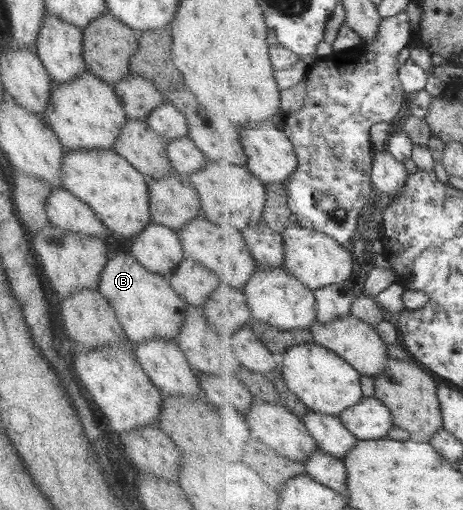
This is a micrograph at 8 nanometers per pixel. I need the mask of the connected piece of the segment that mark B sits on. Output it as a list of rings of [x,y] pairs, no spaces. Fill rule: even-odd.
[[[117,253],[107,259],[97,281],[97,291],[113,308],[123,333],[132,343],[149,339],[173,340],[181,321],[185,319],[188,303],[171,289],[167,278],[141,267],[129,253]]]

